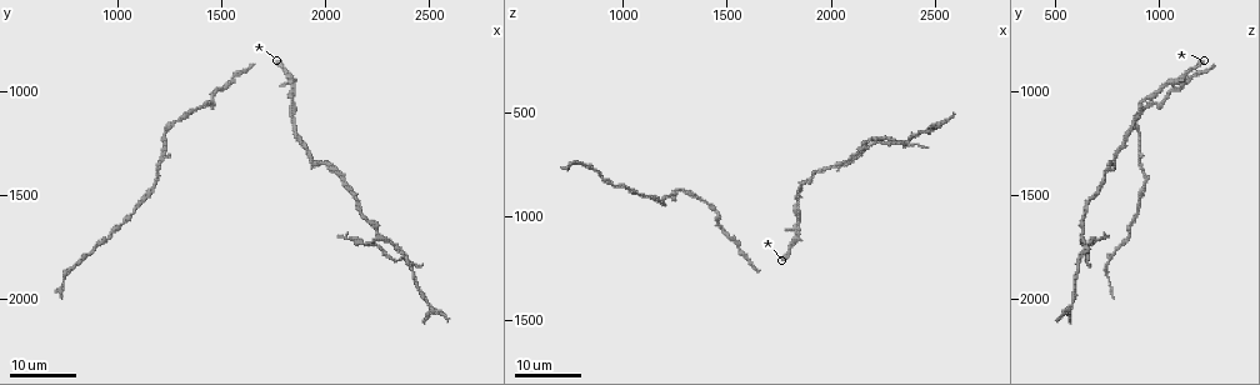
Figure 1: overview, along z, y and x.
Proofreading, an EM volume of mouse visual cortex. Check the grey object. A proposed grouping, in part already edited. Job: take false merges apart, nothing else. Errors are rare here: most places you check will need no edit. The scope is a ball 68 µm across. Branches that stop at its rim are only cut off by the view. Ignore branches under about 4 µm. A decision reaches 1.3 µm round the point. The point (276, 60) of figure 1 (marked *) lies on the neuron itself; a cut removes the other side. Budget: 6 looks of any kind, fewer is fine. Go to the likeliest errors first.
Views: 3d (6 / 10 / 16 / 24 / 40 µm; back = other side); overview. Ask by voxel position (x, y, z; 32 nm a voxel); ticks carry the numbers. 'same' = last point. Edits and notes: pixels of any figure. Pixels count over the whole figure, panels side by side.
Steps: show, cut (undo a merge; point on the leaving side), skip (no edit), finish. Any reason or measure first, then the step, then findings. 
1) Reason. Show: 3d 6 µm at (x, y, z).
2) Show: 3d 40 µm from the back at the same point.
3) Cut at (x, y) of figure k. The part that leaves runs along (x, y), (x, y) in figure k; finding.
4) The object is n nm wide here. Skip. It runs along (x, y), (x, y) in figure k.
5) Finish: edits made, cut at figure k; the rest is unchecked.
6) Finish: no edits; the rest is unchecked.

Three arms meet. Show: 3d 16 µm at (2220, 1730, 650).

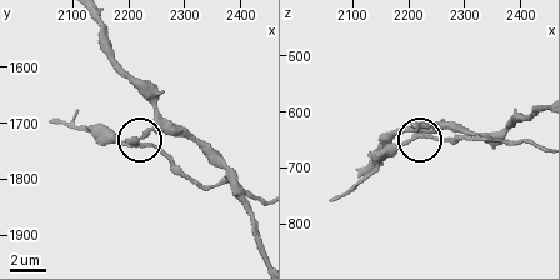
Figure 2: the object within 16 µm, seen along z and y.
Show: 3d 10 µm at (2220, 1735, 640).

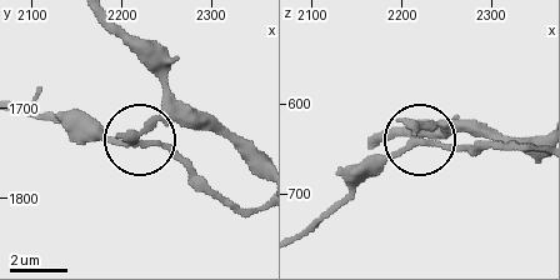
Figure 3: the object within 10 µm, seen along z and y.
Cut at (101, 136) of figure 3. The part that leaves runs along (135, 139), (254, 210) in figure 3; two neurons meet here.

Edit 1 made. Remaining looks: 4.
See it whole again. Show: overview.

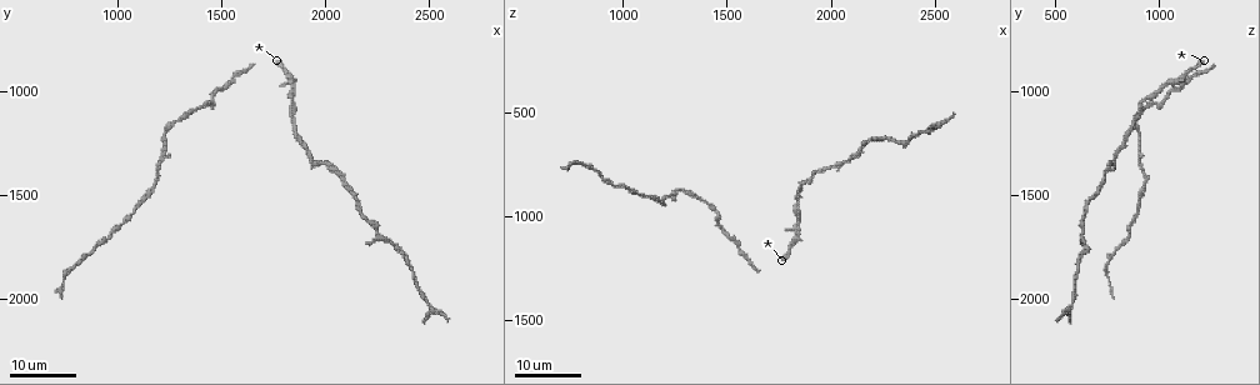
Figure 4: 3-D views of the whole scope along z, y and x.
Thin neck. Show: 3d 24 µm at (1230, 1200, 890).

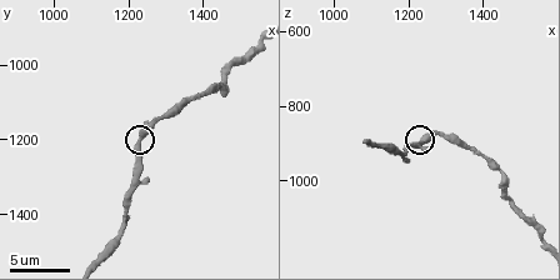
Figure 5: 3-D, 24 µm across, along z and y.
Show: 3d 10 µm at the same point.

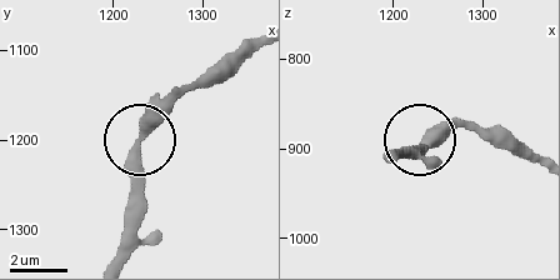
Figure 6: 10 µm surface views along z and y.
Skip. It runs along (253, 46), (209, 66), (140, 138), (138, 243) in figure 6; one neuron here.

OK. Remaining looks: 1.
Finish: edits made, cut at figure 3; the rest is unchecked.

